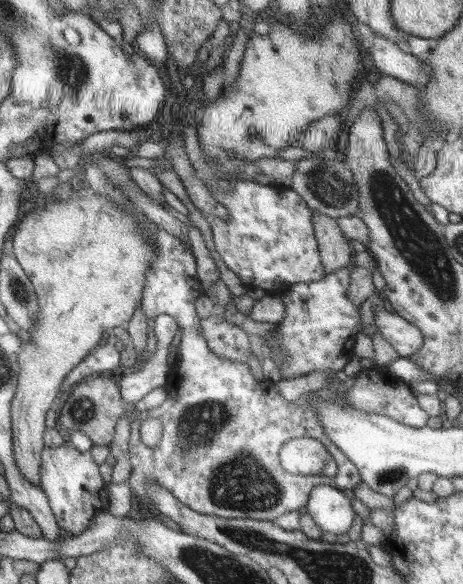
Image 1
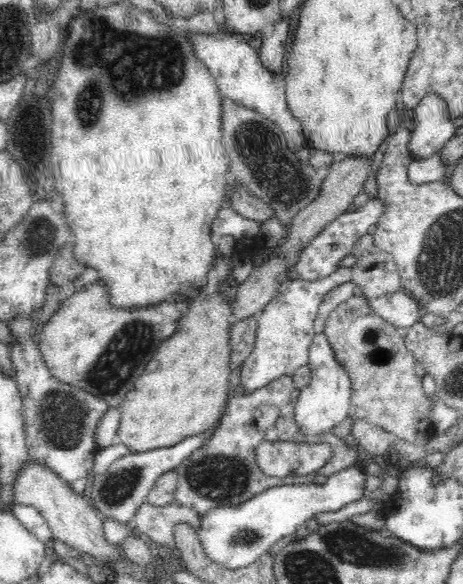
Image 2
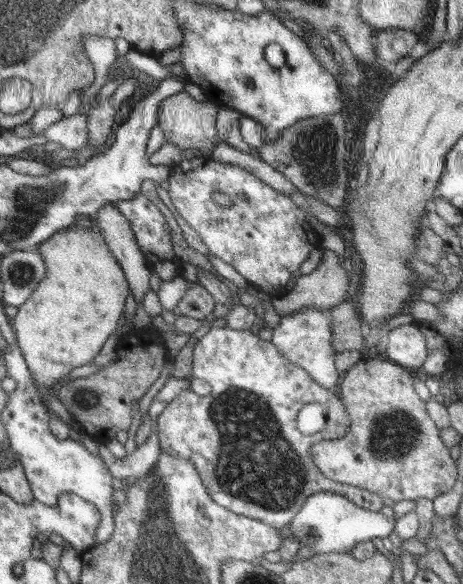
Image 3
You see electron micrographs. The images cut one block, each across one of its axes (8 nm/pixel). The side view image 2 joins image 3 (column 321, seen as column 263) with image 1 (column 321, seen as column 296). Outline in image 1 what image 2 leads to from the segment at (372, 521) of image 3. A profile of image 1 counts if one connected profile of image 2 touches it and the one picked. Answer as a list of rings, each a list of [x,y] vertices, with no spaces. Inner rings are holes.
[[[315,486],[307,498],[307,514],[315,524],[329,534],[341,536],[351,528],[355,512],[351,510],[351,496],[333,486]]]

